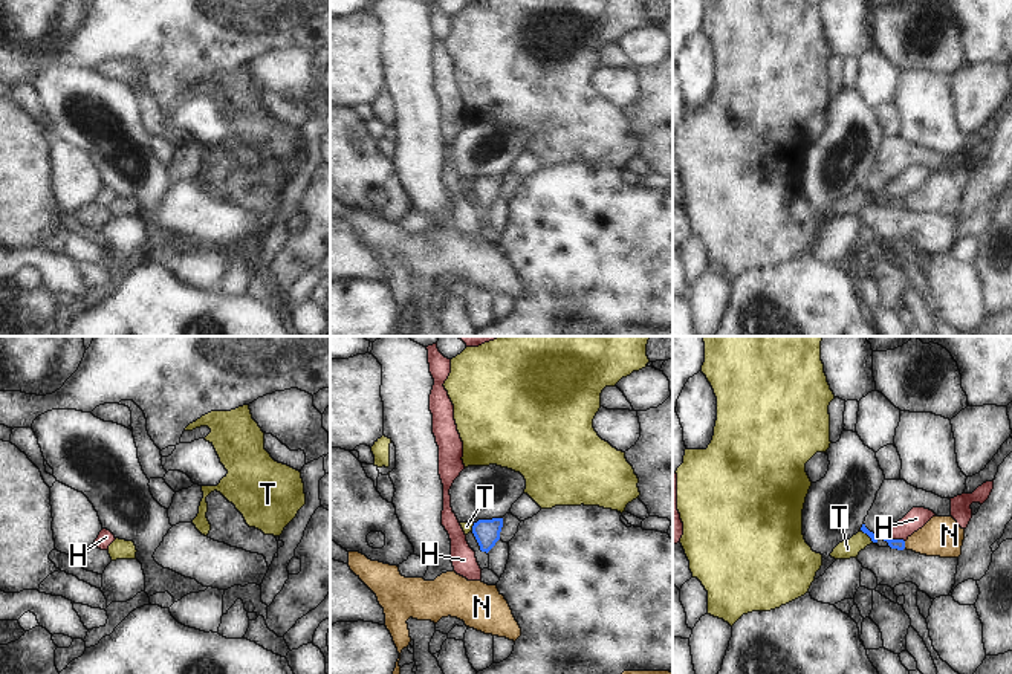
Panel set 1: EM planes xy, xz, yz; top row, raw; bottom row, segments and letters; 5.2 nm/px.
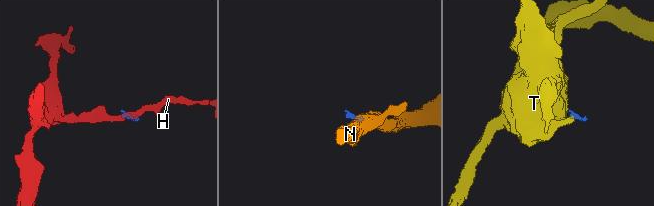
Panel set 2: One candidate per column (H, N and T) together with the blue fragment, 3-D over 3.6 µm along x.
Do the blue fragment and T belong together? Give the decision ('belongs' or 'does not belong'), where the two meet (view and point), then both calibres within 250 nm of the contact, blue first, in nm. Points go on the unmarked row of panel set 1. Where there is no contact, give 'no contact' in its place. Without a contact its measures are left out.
does not belong | yz (867, 191) | 40/100 nm

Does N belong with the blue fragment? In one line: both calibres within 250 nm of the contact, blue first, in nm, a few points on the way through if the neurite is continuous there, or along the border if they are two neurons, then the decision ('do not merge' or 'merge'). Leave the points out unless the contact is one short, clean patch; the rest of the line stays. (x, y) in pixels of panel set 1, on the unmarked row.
60/220 nm | along yz (904, 199), (905, 205) | do not merge

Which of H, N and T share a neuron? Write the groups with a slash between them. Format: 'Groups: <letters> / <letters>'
Groups: H / N / T.

